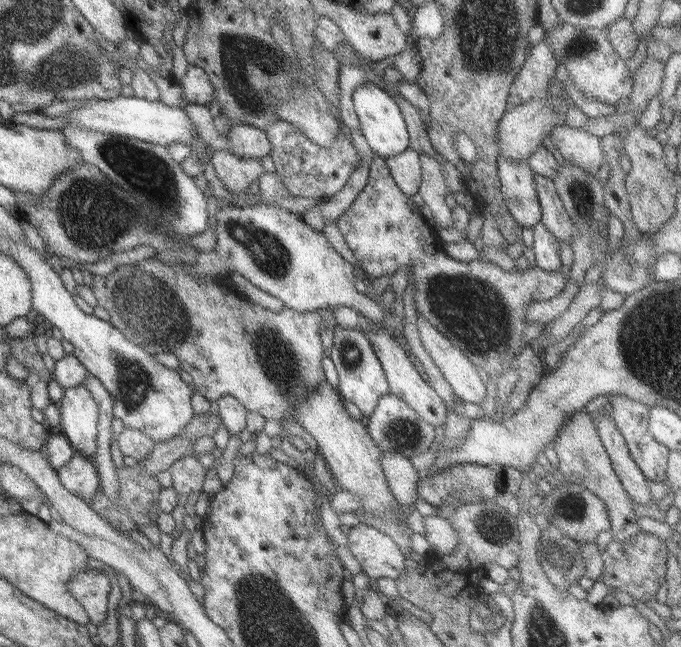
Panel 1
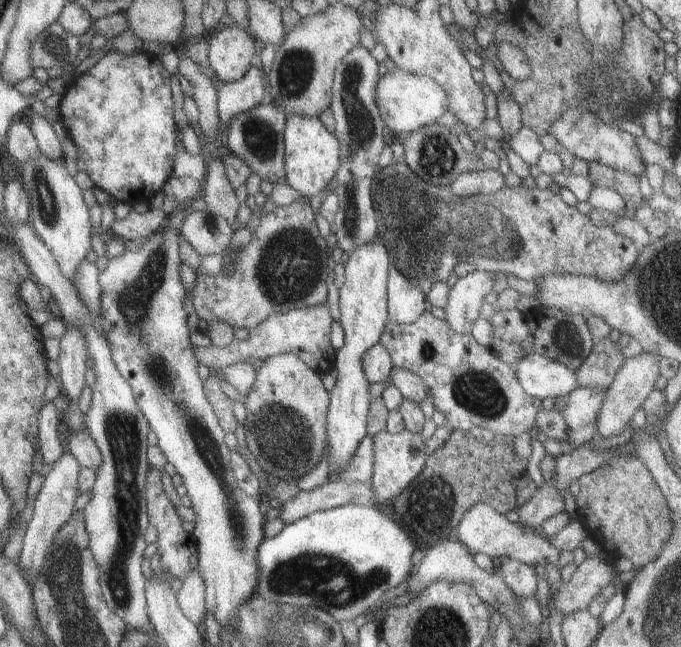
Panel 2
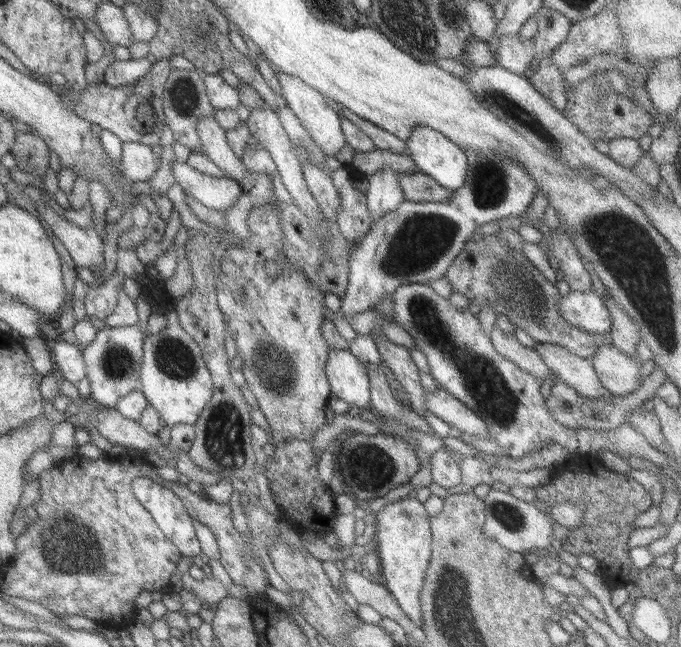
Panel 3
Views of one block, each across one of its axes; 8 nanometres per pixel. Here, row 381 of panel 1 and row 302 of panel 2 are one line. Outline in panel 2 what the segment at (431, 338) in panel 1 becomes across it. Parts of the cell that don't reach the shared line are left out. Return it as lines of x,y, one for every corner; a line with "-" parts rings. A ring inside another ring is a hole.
474,270
457,278
447,292
447,303
443,306
444,320
449,328
459,334
470,334
472,324
479,316
481,301
492,292
496,273

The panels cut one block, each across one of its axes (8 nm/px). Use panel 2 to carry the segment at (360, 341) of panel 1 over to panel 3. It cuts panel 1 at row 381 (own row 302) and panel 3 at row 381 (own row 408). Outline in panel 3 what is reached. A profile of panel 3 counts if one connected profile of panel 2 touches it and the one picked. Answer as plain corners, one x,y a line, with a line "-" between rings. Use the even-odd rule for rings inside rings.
329,349
324,373
331,394
349,407
369,408
368,374
347,349

